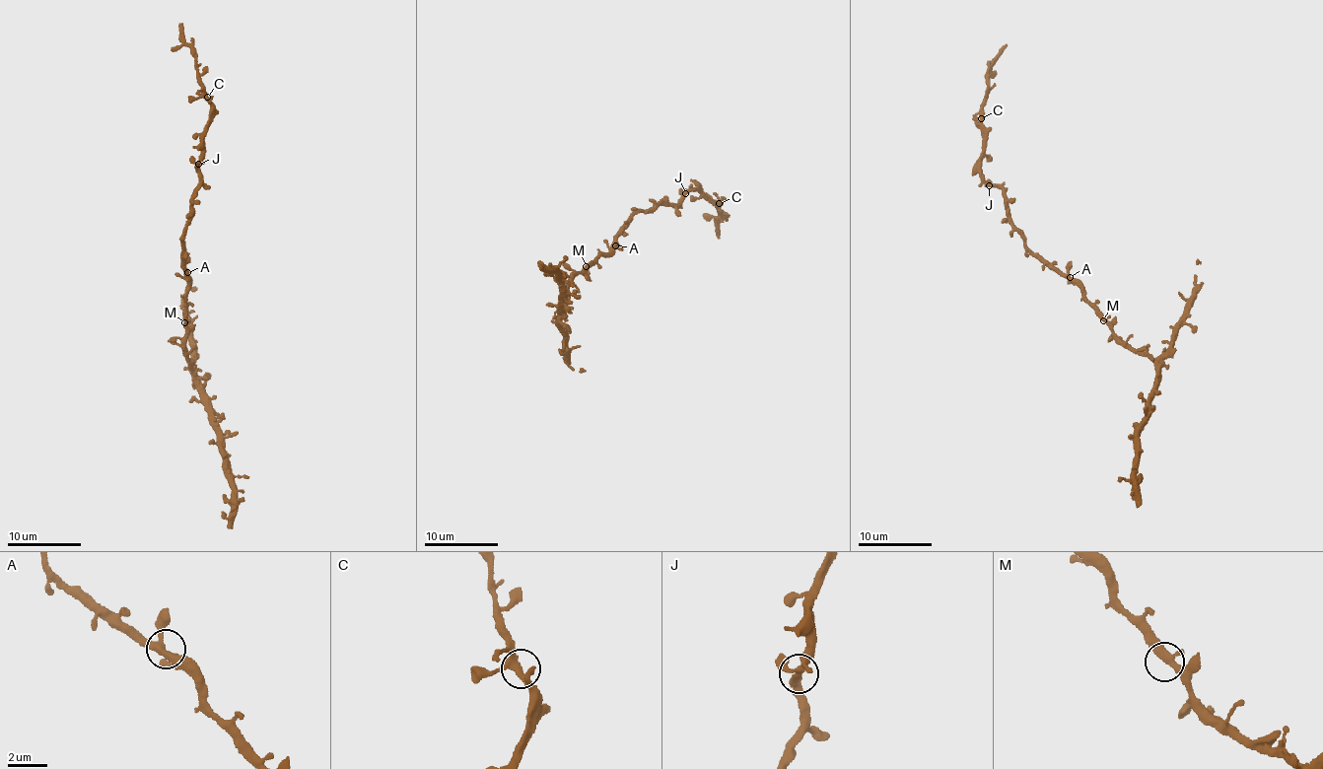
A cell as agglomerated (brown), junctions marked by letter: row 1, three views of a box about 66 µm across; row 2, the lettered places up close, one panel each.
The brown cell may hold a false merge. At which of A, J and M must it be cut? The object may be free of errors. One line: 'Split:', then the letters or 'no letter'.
Split: no letter

